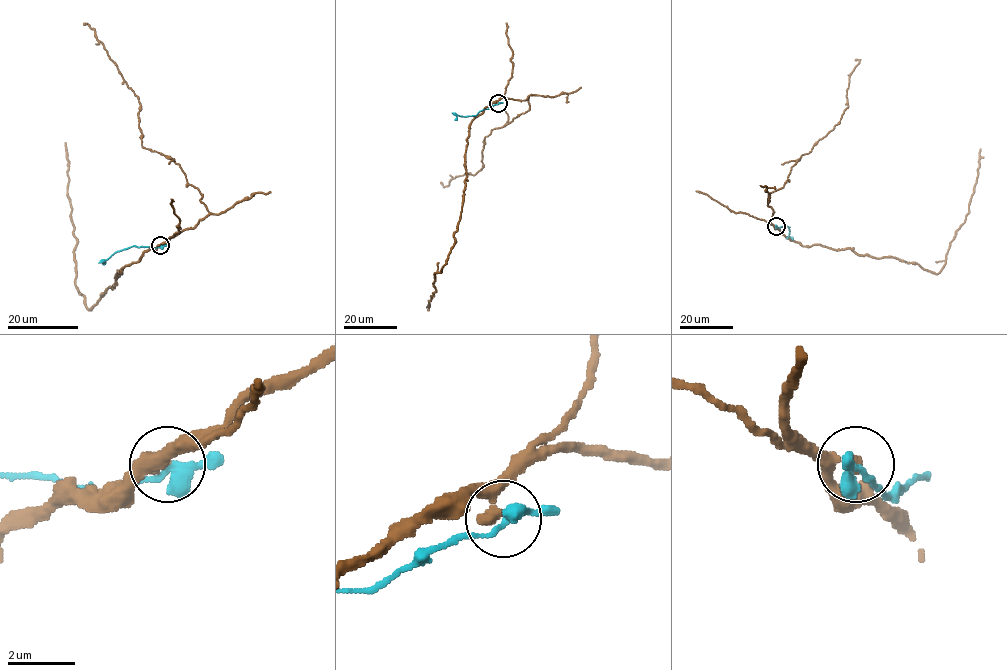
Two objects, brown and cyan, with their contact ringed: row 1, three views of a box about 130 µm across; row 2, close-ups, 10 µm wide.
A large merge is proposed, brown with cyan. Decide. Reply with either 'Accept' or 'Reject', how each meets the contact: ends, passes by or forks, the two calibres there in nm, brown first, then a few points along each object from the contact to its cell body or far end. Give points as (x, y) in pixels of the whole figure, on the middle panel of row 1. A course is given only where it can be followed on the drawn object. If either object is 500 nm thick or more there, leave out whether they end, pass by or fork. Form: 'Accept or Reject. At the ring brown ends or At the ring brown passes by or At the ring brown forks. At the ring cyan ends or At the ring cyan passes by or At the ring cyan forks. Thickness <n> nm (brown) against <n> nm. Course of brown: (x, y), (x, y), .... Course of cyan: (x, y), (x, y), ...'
Reject. At the ring brown passes by. At the ring cyan passes by. Thickness 320 nm (brown) against 320 nm. Course of brown: (498, 103), (490, 103), (469, 126), (460, 220), (447, 261), (440, 272), (434, 273), (436, 291), (426, 308). Course of cyan: (498, 103), (473, 116), (460, 116), (452, 112)

